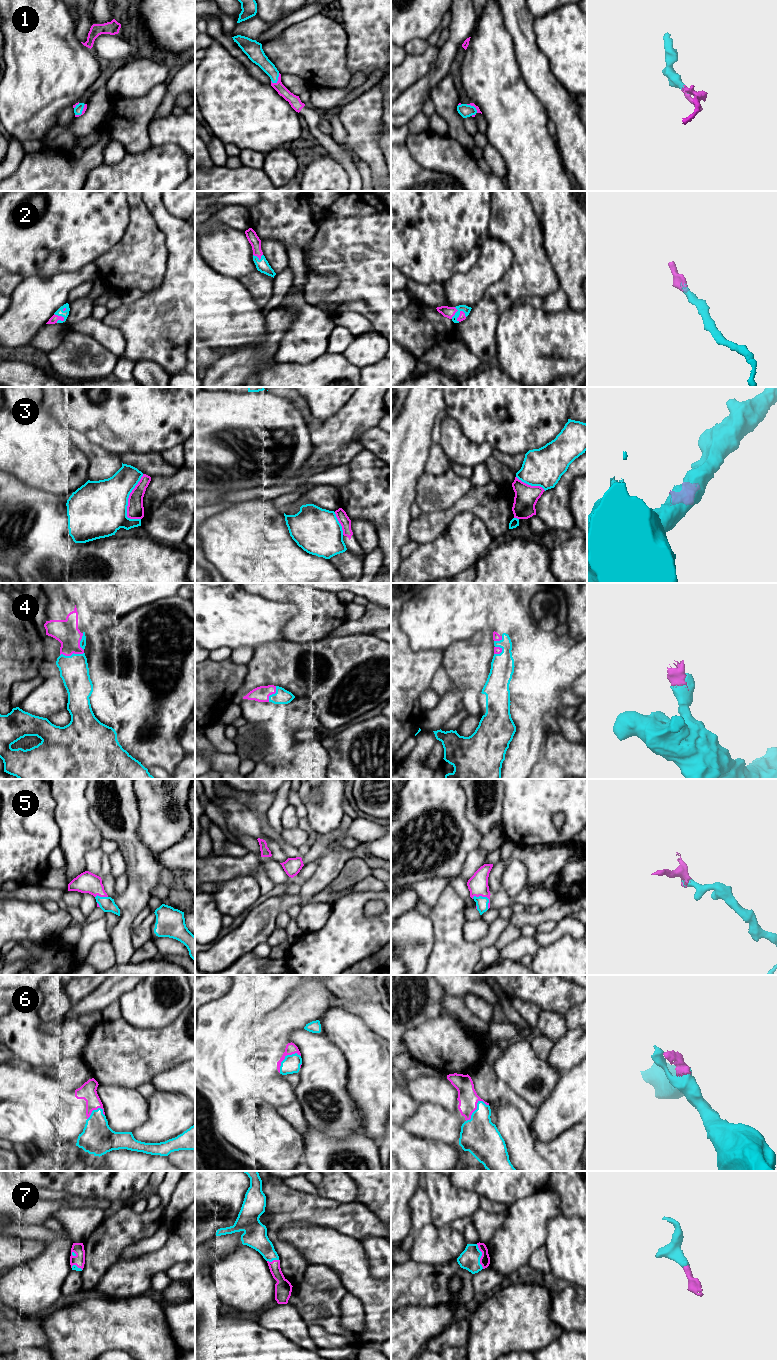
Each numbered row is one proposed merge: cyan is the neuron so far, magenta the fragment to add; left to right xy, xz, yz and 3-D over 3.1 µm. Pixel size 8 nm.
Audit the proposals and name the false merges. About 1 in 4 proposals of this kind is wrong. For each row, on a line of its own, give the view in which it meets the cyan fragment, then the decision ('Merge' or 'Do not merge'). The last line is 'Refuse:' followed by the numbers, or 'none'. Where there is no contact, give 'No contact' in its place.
1: Touches cyan in xz. Merge
2: Touches cyan in yz. Merge
3: Touches cyan in xy. Do not merge
4: Touches cyan in xy. Merge
5: Touches cyan in yz. Merge
6: Touches cyan in yz. Merge
7: Touches cyan in yz. Merge
Refuse: 3

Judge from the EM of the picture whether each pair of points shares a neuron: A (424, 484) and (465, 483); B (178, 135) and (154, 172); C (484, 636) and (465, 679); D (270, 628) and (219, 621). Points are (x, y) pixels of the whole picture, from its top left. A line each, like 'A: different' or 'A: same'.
A: same
B: different
C: same
D: same

